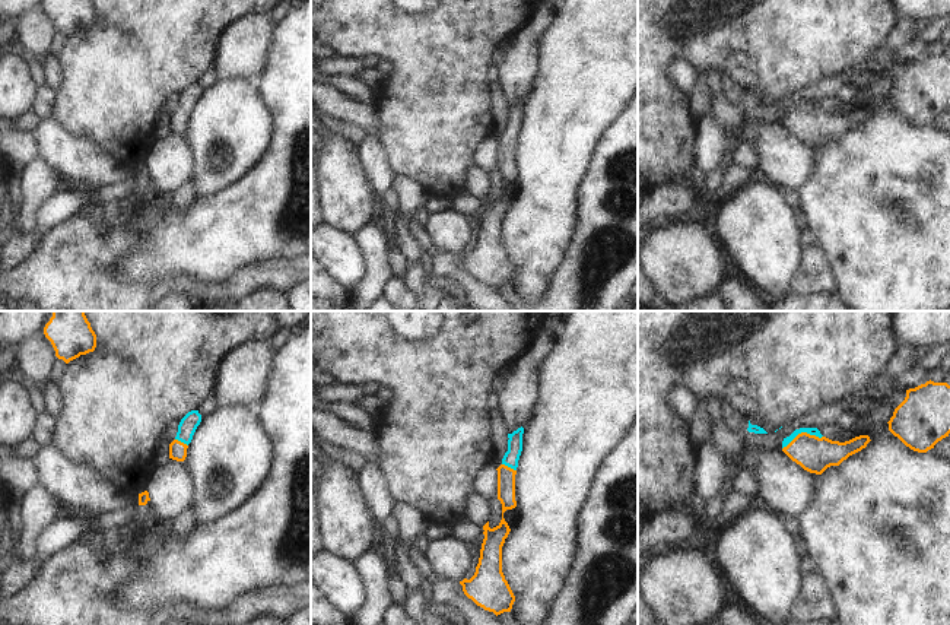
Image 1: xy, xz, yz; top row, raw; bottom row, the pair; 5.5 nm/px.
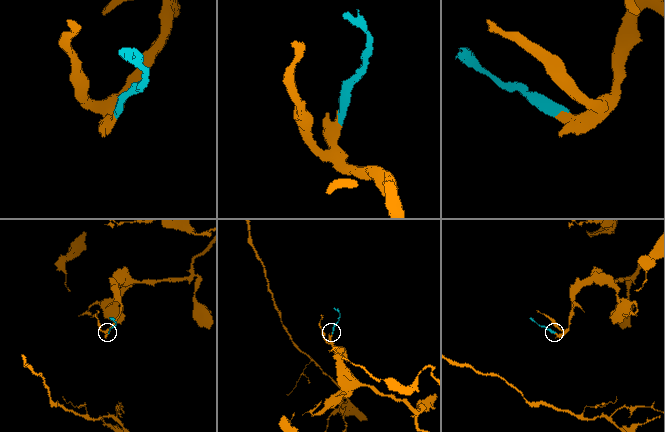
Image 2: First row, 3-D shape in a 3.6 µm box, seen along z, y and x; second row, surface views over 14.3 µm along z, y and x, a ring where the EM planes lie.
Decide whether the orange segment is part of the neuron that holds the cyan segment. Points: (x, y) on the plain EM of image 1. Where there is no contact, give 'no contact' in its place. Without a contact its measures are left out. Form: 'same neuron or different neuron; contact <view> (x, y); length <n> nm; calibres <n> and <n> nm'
same neuron; contact yz (801, 104); length 240 nm; calibres 50 and 200 nm

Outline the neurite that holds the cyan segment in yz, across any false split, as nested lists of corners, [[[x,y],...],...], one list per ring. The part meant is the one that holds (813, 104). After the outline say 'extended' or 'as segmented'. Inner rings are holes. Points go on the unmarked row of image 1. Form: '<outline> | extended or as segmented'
[[[800,101],[784,111],[782,124],[804,143],[822,147],[865,121],[870,114],[868,108],[860,108],[839,115],[823,110],[817,101]]] | extended

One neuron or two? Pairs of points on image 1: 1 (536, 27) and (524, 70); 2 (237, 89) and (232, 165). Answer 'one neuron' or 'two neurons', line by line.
1: one neuron
2: one neuron

